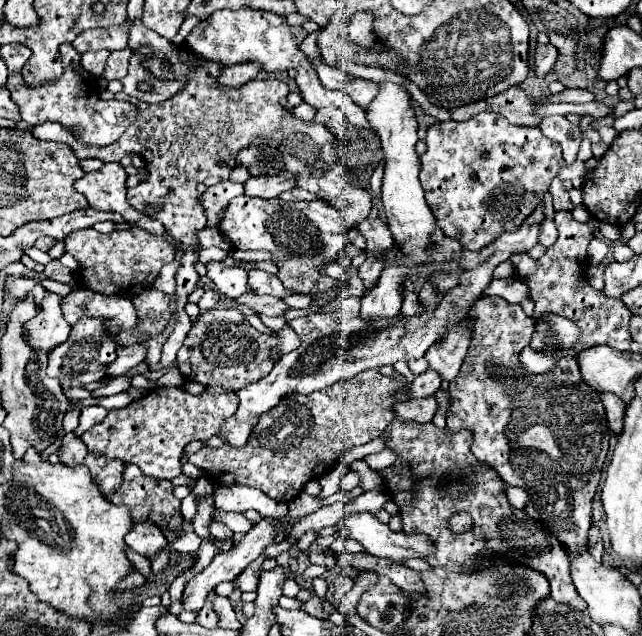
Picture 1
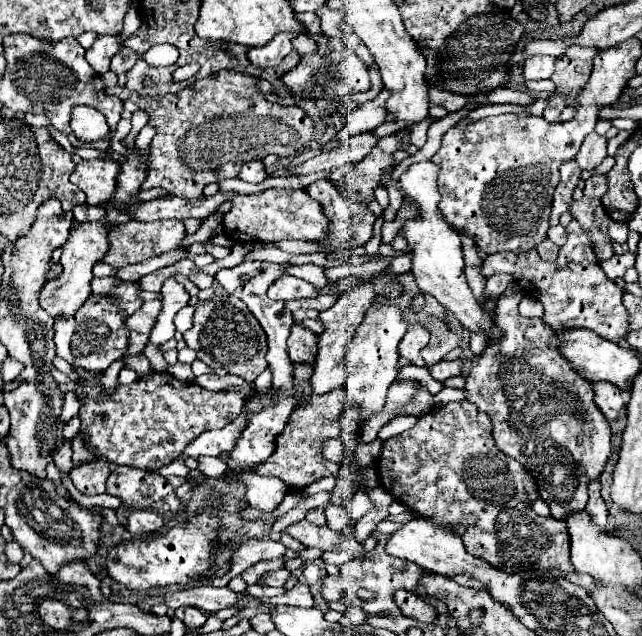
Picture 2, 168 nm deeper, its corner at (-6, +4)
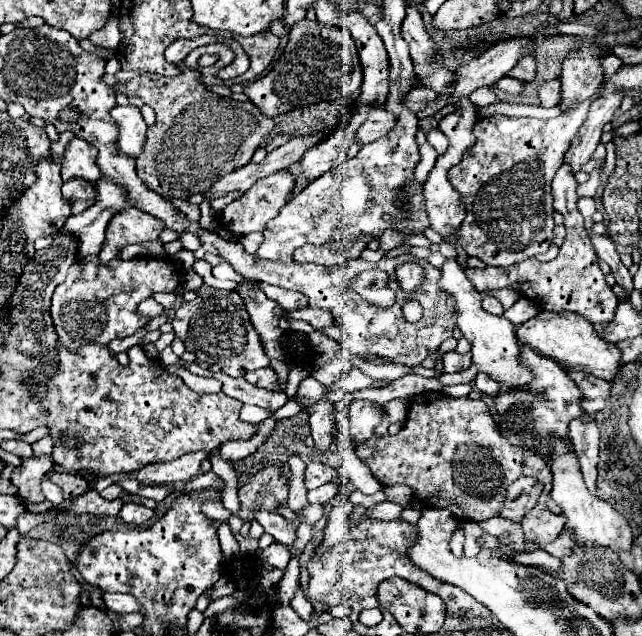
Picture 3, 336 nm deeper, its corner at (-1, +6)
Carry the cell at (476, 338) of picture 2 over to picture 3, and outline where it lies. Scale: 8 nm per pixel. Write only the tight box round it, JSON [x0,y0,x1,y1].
[475,373,499,399]

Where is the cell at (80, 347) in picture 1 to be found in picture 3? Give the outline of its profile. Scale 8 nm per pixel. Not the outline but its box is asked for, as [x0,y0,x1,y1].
[51,255,179,351]

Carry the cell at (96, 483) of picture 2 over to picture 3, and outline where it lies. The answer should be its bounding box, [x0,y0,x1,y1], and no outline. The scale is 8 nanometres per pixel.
[51,473,87,499]

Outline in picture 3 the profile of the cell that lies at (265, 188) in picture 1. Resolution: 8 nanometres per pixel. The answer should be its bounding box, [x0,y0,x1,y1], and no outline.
[357,109,397,145]

